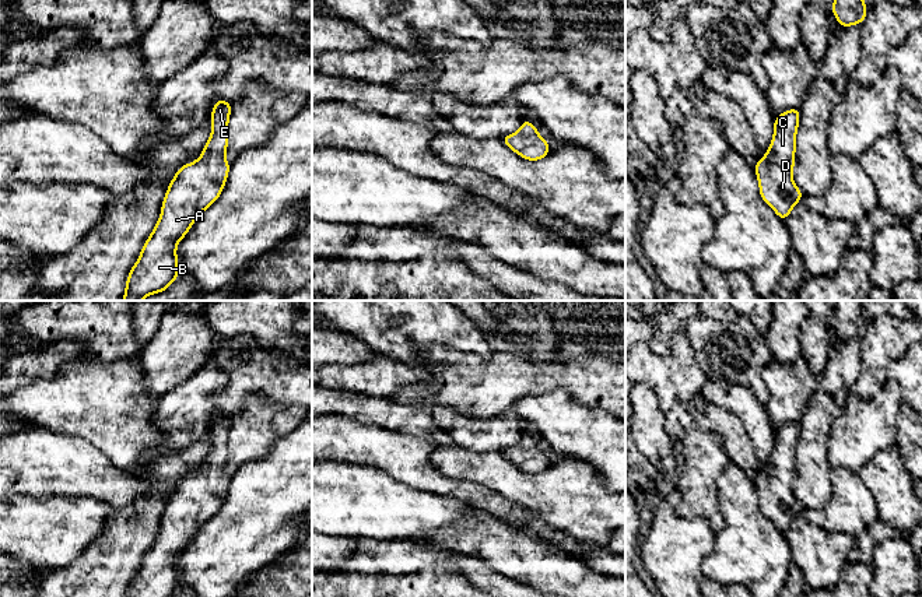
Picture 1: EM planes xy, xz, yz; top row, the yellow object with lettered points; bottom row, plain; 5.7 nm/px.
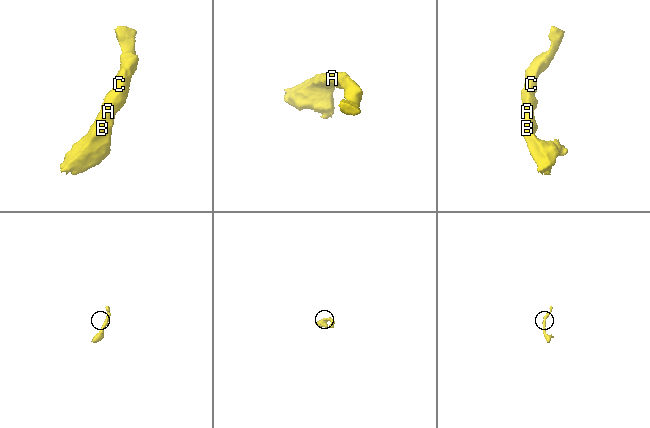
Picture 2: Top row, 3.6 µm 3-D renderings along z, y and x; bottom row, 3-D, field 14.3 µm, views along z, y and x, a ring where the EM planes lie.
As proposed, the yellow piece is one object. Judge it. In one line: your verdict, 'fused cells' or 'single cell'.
single cell

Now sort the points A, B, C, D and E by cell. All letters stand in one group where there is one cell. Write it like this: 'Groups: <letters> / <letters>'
Groups: A B C D E

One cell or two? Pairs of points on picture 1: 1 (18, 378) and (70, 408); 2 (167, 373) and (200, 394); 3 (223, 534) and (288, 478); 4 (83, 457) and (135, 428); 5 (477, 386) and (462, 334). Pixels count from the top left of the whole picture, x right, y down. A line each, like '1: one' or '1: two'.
1: two
2: two
3: one
4: two
5: two

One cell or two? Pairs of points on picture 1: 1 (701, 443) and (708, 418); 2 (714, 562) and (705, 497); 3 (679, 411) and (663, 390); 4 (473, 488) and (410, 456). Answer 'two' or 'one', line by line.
1: two
2: two
3: two
4: one

